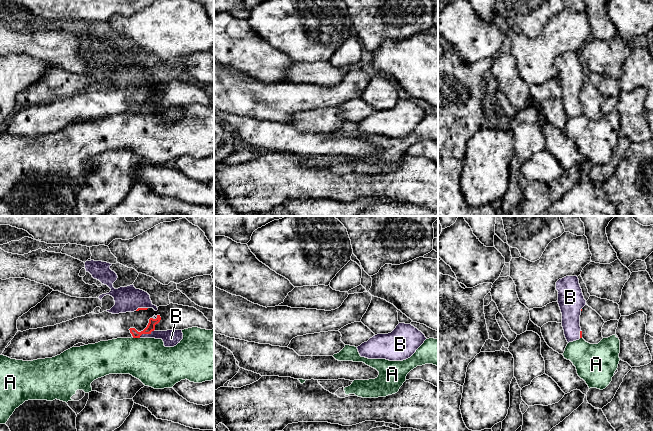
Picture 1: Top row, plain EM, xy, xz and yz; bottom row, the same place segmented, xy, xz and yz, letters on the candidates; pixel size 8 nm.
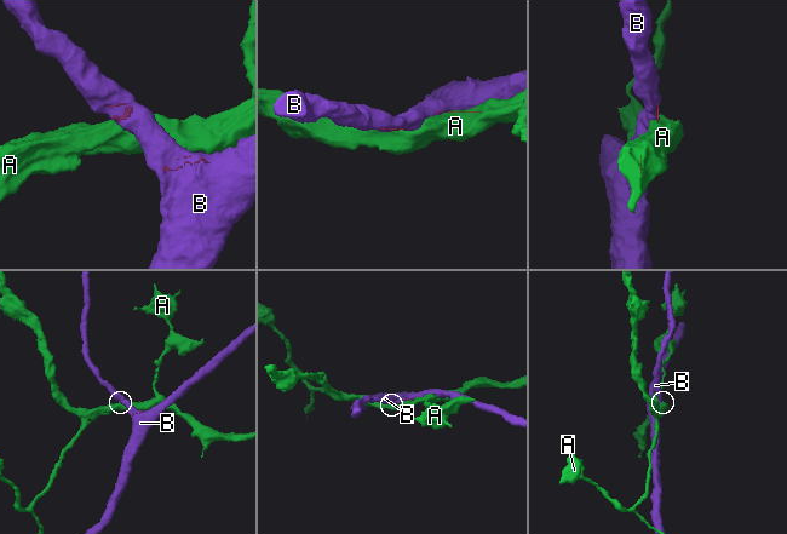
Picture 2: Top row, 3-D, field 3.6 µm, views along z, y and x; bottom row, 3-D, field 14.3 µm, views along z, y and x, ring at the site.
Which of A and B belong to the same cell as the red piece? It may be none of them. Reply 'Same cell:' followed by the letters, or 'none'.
Same cell: B

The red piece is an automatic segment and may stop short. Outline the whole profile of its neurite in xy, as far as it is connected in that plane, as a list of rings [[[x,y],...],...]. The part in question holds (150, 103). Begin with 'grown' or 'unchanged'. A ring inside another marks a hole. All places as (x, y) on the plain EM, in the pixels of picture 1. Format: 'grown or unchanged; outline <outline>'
grown; outline [[[160,91],[156,95],[150,94],[147,103],[138,108],[135,104],[130,104],[133,114],[155,114],[162,115],[165,123],[174,123],[183,115],[182,106],[156,107],[155,101],[161,96]]]

